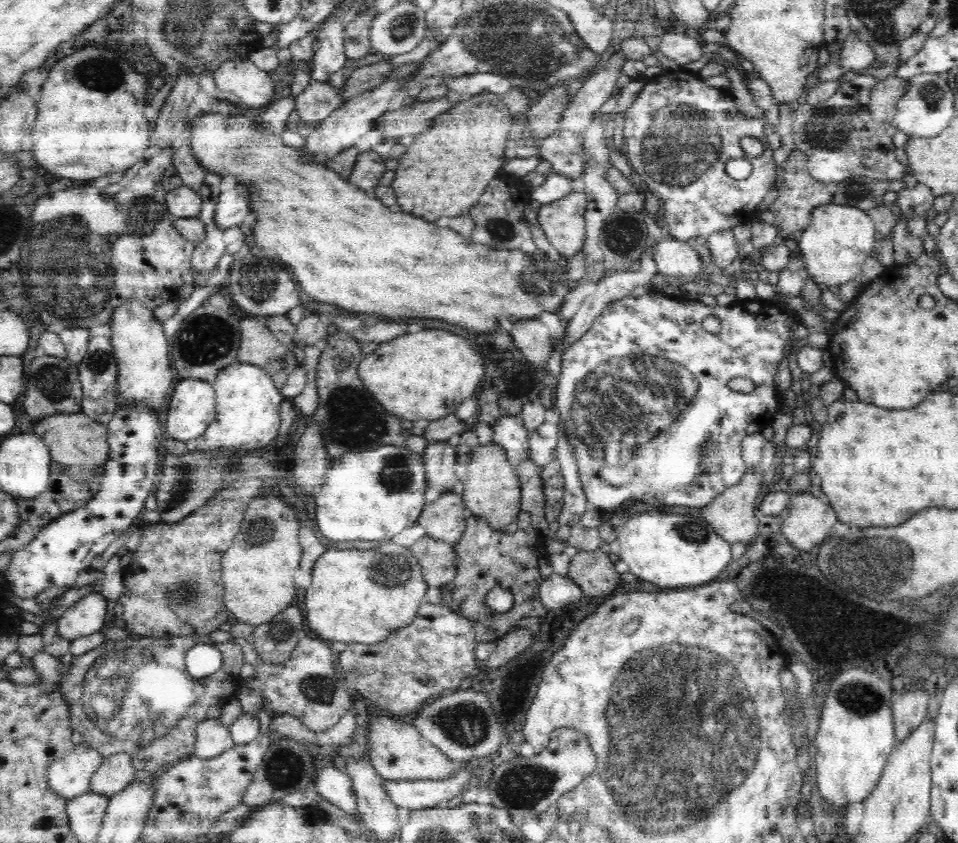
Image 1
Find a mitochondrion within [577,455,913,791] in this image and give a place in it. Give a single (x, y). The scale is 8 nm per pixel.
(859, 697)

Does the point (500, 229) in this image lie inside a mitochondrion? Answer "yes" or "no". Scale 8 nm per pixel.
yes

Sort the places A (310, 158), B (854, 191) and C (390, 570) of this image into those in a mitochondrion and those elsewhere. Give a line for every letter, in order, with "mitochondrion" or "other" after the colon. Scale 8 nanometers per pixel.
A: other
B: mitochondrion
C: mitochondrion

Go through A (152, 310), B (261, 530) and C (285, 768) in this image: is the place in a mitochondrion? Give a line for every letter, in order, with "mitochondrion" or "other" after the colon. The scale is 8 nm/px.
A: other
B: mitochondrion
C: mitochondrion

